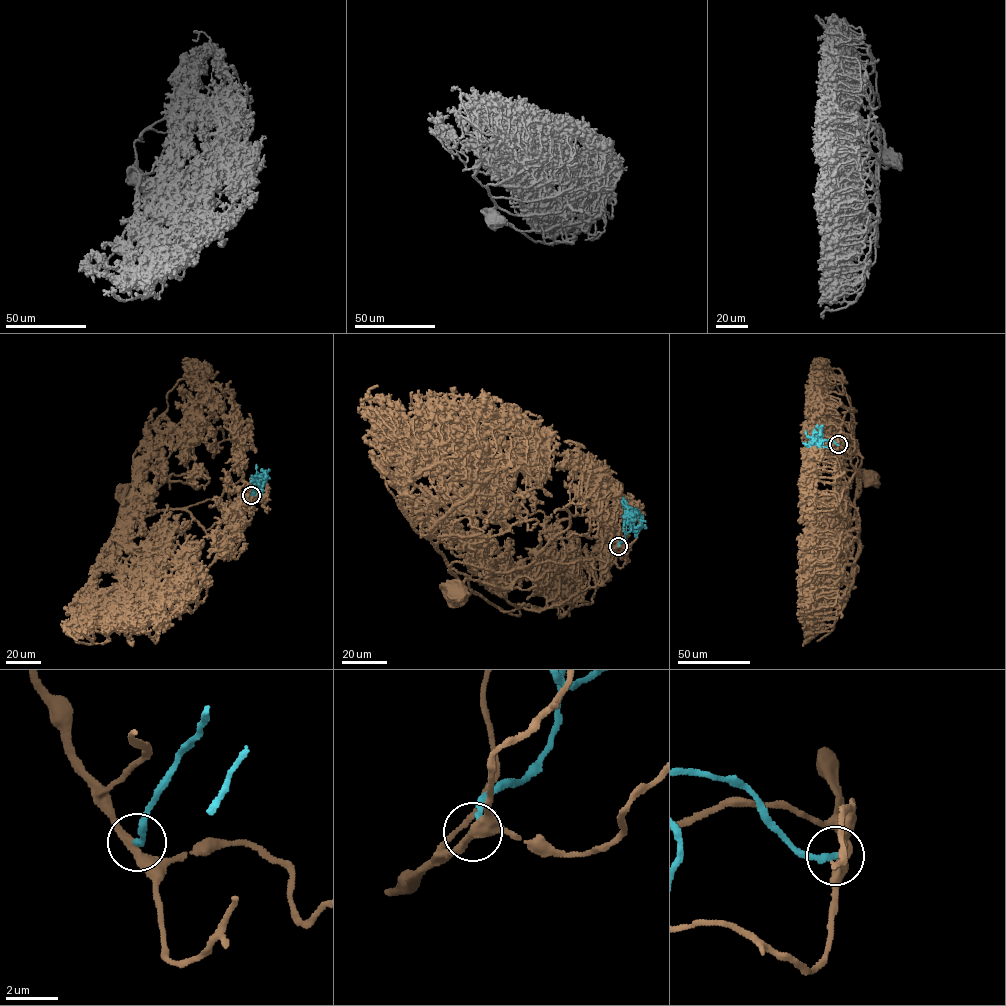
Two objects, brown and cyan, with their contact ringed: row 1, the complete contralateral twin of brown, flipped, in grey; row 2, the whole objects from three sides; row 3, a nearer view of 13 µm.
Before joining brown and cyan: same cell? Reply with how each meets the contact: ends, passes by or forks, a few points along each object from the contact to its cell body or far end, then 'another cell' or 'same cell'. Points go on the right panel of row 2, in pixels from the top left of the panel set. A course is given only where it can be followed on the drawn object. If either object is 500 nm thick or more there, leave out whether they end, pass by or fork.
brown passes by; cyan ends there; brown runs (838, 444), (837, 435), (846, 434), (842, 440), (861, 477), (858, 497), (857, 475), (864, 471), (869, 479); cyan runs (838, 444), (831, 440), (820, 441), (819, 428), (823, 425); same cell

